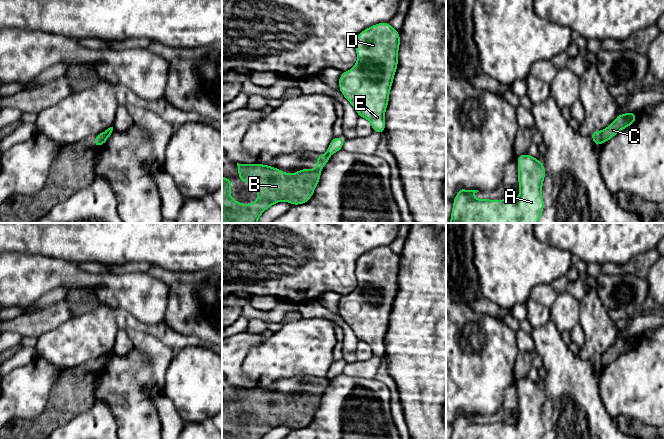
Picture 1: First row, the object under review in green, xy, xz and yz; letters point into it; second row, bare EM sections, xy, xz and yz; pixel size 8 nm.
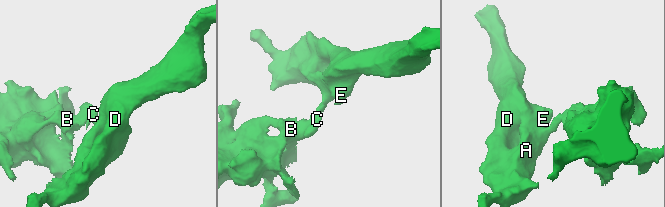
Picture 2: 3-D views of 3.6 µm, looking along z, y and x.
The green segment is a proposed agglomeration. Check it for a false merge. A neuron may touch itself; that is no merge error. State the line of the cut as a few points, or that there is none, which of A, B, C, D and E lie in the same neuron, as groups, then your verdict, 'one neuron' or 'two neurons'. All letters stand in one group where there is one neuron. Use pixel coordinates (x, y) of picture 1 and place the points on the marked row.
yz (601, 132), (601, 140), (603, 142) | A D E / B C | two neurons

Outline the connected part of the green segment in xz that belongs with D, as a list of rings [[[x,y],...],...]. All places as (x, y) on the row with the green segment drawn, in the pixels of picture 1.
[[[389,22],[367,27],[356,37],[357,62],[355,66],[342,72],[339,77],[339,91],[350,102],[360,118],[370,121],[375,133],[385,132],[385,112],[398,67],[399,48],[400,32],[395,30]]]

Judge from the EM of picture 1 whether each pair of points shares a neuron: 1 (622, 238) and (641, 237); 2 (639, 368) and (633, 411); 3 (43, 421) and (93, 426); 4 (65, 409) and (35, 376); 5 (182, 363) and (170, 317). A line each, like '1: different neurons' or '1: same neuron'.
1: same neuron
2: same neuron
3: different neurons
4: different neurons
5: different neurons

